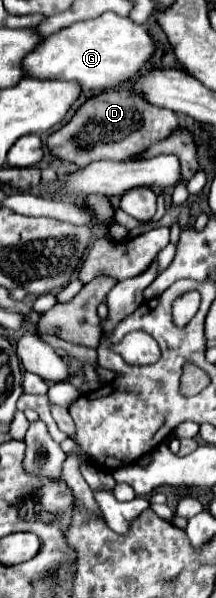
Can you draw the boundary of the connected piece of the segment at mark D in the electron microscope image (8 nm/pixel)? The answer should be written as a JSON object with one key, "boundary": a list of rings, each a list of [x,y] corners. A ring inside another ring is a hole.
{"boundary":[[[128,90],[102,92],[98,96],[88,98],[76,110],[70,122],[66,122],[62,128],[58,128],[58,132],[48,136],[46,144],[50,152],[54,152],[60,158],[68,158],[70,162],[82,168],[102,158],[128,160],[138,152],[146,150],[150,144],[160,142],[162,138],[172,134],[174,128],[178,128],[178,120],[172,110],[150,106],[140,98],[132,98]],[[52,146],[56,146],[58,150],[52,150]]]}

